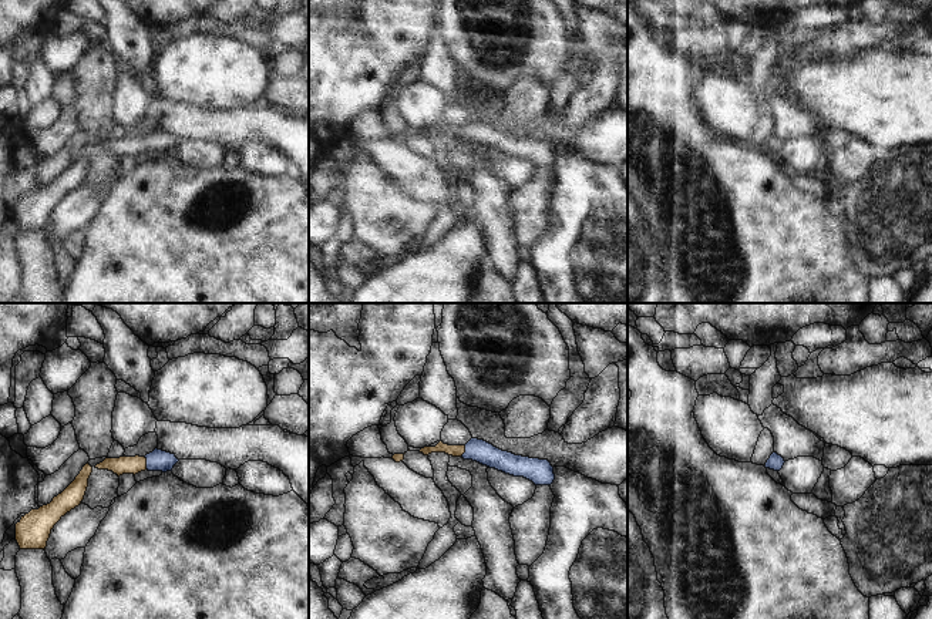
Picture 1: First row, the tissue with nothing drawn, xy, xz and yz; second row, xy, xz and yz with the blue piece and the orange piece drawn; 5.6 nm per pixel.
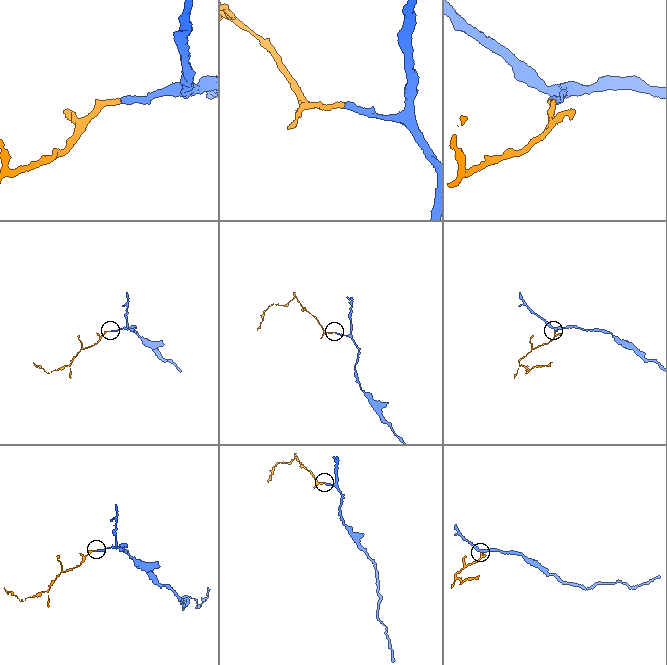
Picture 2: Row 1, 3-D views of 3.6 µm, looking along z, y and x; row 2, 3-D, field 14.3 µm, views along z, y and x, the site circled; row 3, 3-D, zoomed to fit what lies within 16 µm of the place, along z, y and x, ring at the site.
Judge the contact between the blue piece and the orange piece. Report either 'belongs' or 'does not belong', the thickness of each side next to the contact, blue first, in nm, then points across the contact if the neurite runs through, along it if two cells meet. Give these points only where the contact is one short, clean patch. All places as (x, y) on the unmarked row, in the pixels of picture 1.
belongs; calibres 120 and 100 nm; way xy (158, 141), (147, 144), (124, 145)

